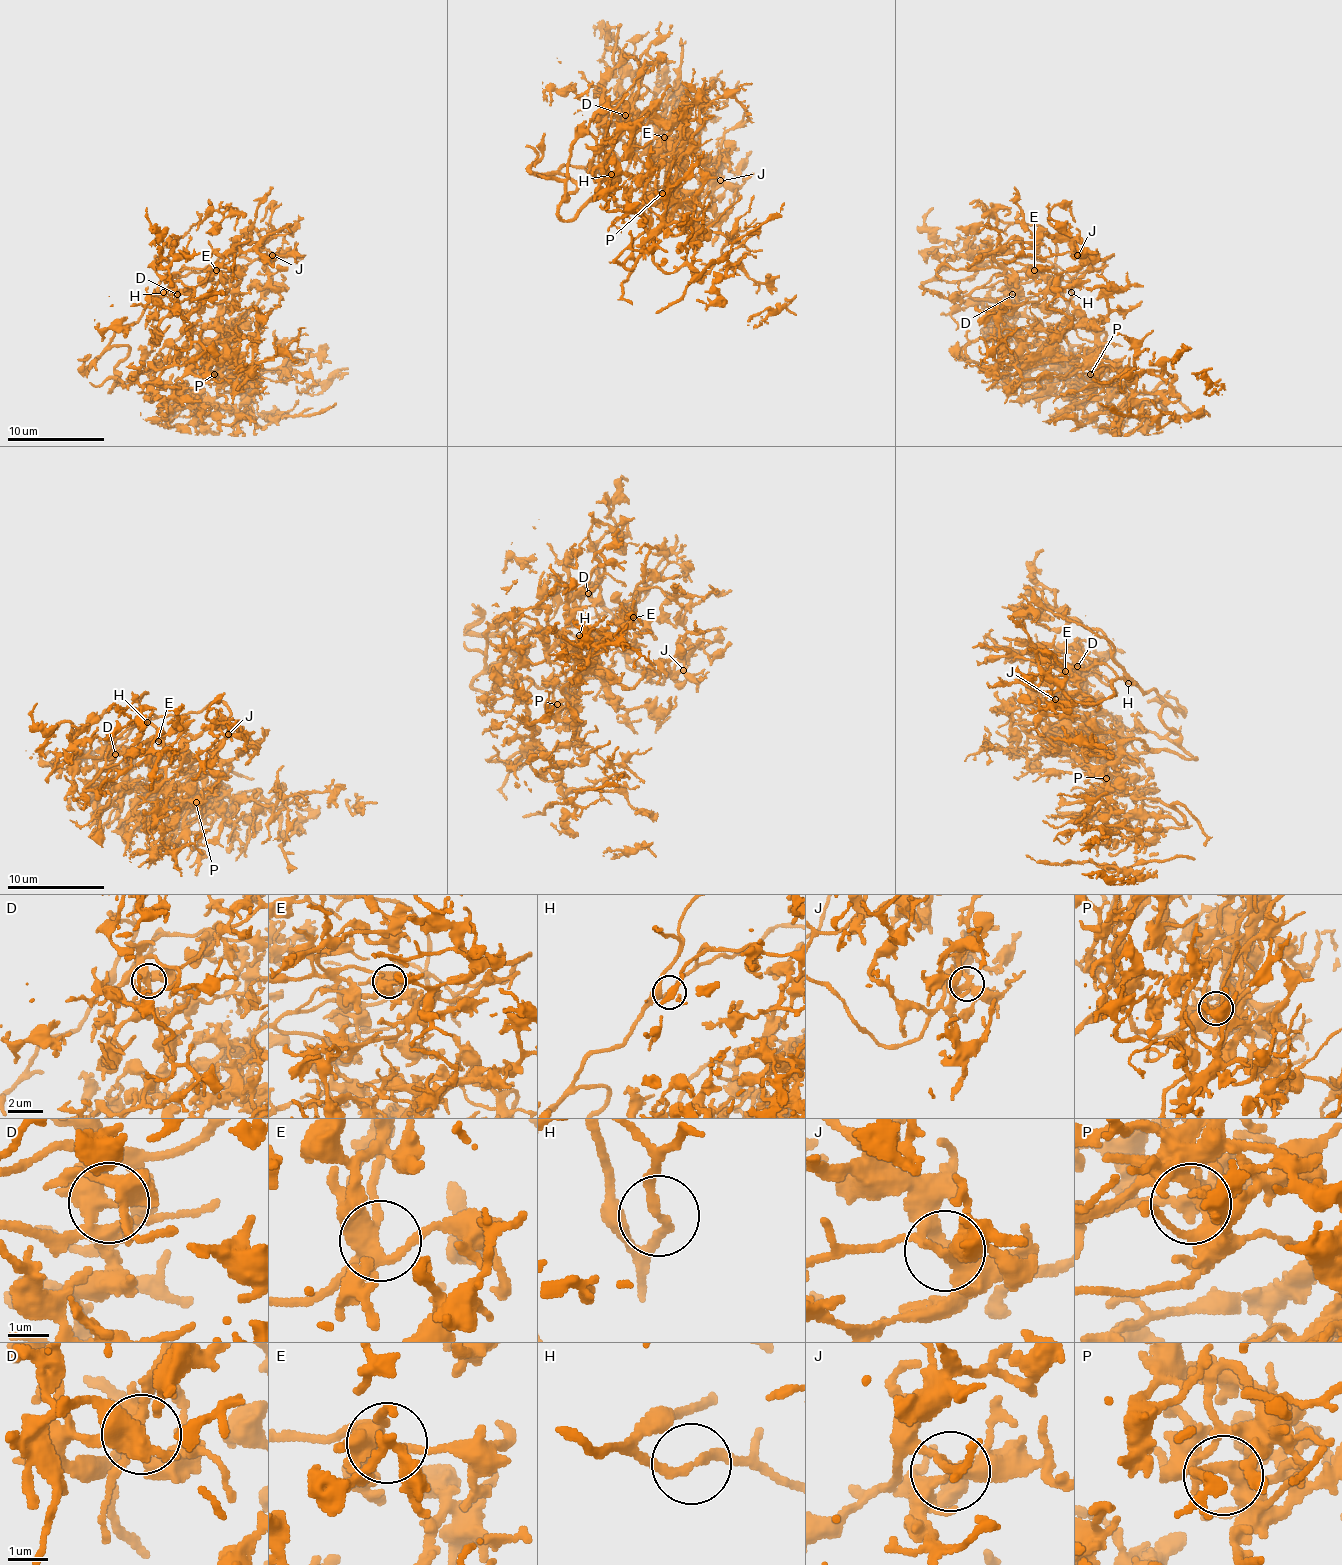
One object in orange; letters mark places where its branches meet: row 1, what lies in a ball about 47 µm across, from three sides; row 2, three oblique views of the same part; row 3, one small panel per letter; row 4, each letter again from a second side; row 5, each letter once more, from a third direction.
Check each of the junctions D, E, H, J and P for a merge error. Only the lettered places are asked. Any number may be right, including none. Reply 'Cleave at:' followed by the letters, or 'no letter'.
Cleave at: no letter

